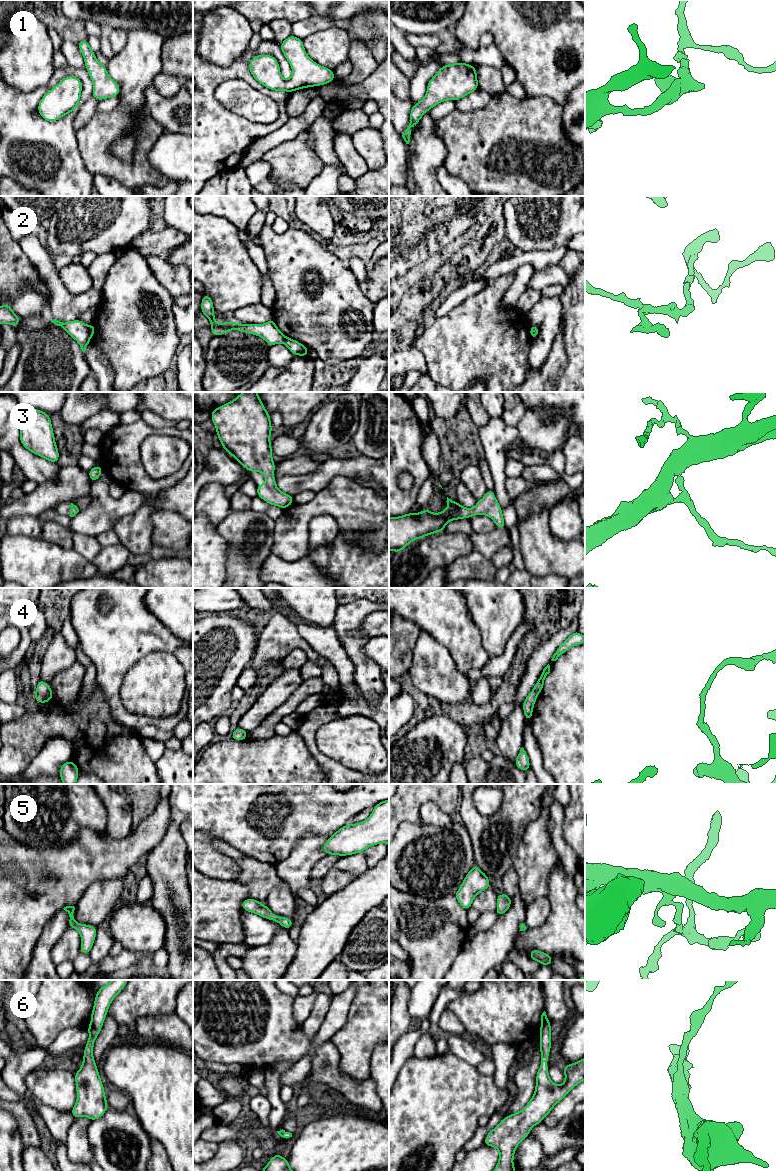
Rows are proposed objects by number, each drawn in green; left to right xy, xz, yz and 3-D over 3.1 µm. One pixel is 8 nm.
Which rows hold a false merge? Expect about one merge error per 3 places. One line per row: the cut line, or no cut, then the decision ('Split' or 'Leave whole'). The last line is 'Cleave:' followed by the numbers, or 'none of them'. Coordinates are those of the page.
1: No split. Leave whole
2: Split along xz (286, 337), (283, 342). Split
3: No split. Leave whole
4: No split. Leave whole
5: No split. Leave whole
6: No split. Leave whole
Cleave: 2

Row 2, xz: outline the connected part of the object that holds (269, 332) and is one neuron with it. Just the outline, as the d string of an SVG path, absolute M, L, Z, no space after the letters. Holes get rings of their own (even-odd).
M206 294L202 297L201 312L211 323L213 337L220 336L230 330L239 330L263 338L269 346L284 343L286 339L285 335L277 328L273 318L265 324L240 324L232 321L226 321L220 325L217 324L212 298Z

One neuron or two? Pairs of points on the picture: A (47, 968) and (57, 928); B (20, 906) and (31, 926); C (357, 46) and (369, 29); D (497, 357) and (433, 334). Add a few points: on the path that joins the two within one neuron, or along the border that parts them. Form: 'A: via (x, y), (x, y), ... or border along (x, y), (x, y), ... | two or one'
A: via (45, 958), (45, 943), (48, 938) | one
B: via (20, 911), (20, 915), (26, 921) | one
C: border along (352, 38), (364, 42), (375, 60) | two
D: via (481, 344), (449, 344) | one

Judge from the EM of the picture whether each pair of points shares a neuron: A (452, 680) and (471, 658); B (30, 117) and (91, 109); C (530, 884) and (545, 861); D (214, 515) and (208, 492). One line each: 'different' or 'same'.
A: different
B: different
C: same
D: same

